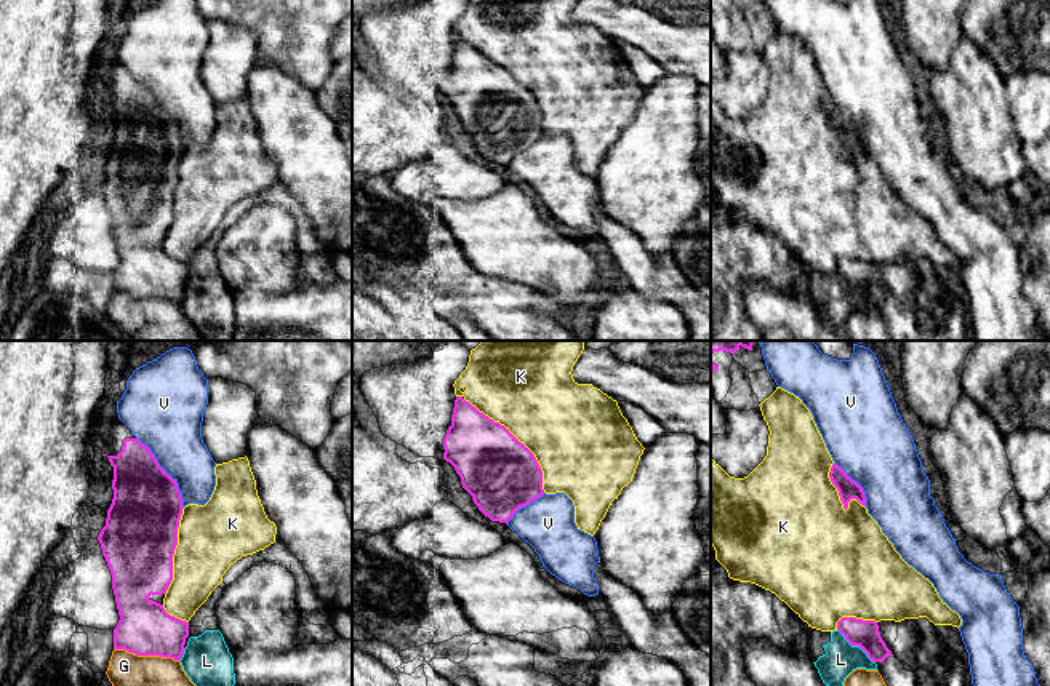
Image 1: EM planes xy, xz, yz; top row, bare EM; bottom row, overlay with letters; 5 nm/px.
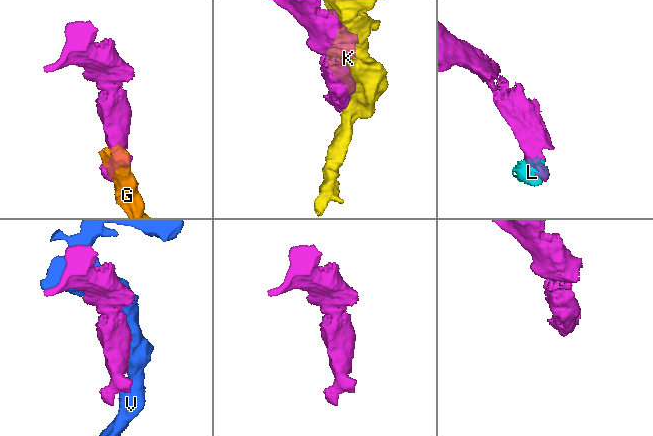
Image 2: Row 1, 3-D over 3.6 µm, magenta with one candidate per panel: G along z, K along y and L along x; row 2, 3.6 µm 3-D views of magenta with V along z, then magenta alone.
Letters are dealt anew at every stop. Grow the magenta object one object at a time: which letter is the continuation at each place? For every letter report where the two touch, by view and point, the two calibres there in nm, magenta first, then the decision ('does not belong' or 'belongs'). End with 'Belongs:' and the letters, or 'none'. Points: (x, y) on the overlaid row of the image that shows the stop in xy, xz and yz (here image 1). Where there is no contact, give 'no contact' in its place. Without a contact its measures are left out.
G: meets magenta in xy at (146, 654); 280 nm thick on the magenta side, 180 nm on the other; does not belong
K: meets magenta in xz at (512, 435); 380 nm thick on the magenta side, 440 nm on the other; does not belong
L: meets magenta in yz at (855, 645); 140 nm thick on the magenta side, 170 nm on the other; does not belong
V: meets magenta in xy at (165, 472); 360 nm thick on the magenta side, 320 nm on the other; does not belong
Belongs: none

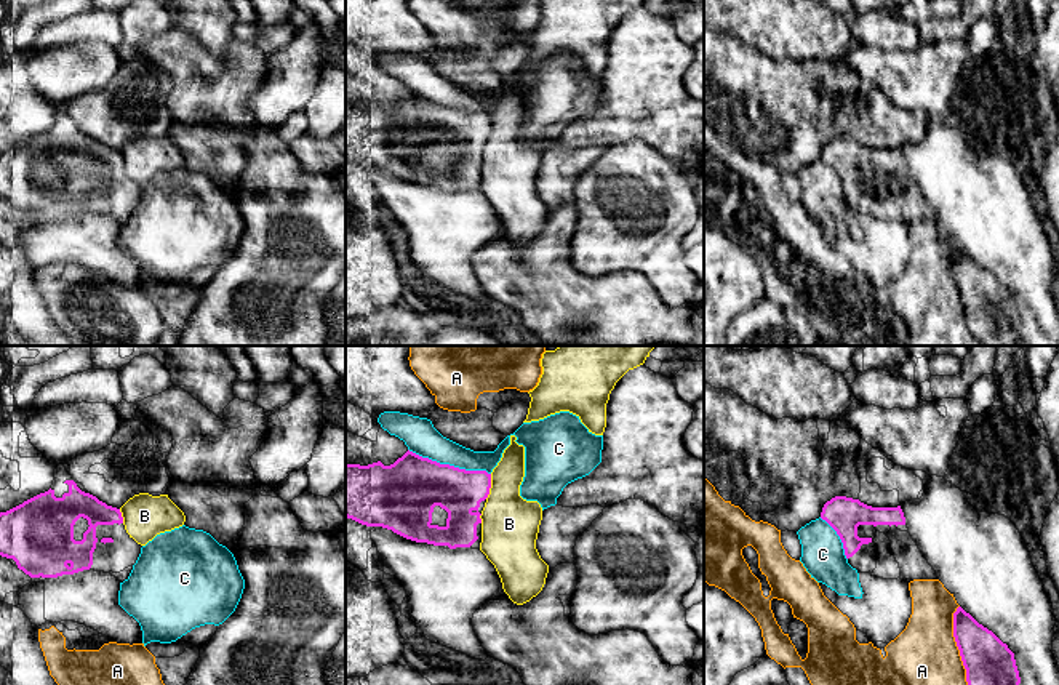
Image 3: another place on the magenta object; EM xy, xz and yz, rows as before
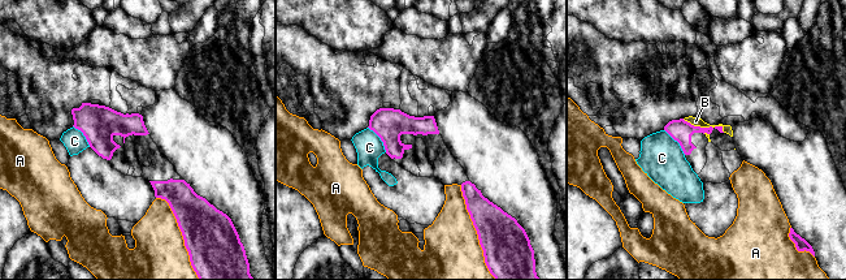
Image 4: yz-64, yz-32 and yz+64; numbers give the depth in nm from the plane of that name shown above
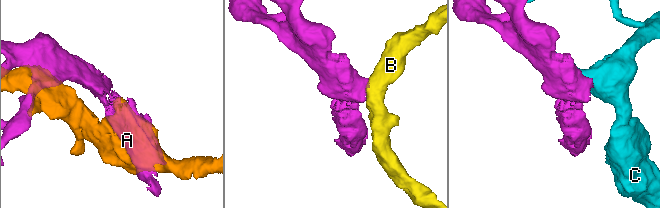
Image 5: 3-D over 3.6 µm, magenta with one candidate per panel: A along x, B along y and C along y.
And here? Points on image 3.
A: meets magenta in yz at (957, 645); 240 nm thick on the magenta side, 320 nm on the other; does not belong
B: meets magenta in xz at (490, 487); 240 nm thick on the magenta side, 280 nm on the other; does not belong
C: meets magenta in xz at (448, 464); 320 nm thick on the magenta side, 170 nm on the other; does not belong
Belongs: none

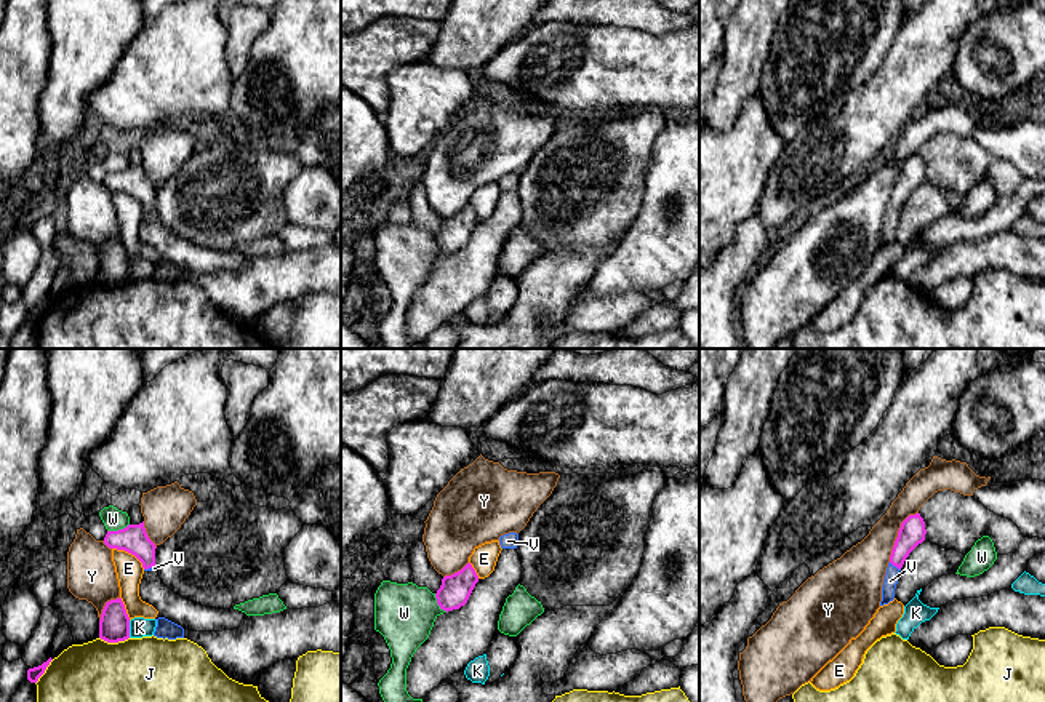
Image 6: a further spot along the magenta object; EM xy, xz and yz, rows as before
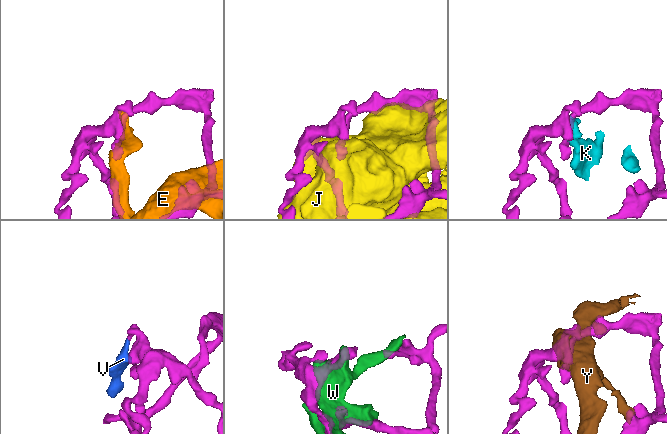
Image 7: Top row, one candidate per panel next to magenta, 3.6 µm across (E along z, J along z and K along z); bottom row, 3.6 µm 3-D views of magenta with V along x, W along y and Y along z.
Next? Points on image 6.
E: meets magenta in xy at (130, 552); 140 nm thick on the magenta side, 140 nm on the other; does not belong
J: meets magenta in xy at (114, 642); 160 nm thick on the magenta side, 320 nm on the other; does not belong
K: meets magenta in xy at (128, 629); 160 nm thick on the magenta side, 100 nm on the other; does not belong
V: meets magenta in yz at (895, 565); 130 nm thick on the magenta side, 70 nm on the other; belongs
W: meets magenta in xy at (119, 530); 140 nm thick on the magenta side, 110 nm on the other; does not belong
Y: meets magenta in yz at (898, 534); 130 nm thick on the magenta side, 240 nm on the other; does not belong
Belongs: V

